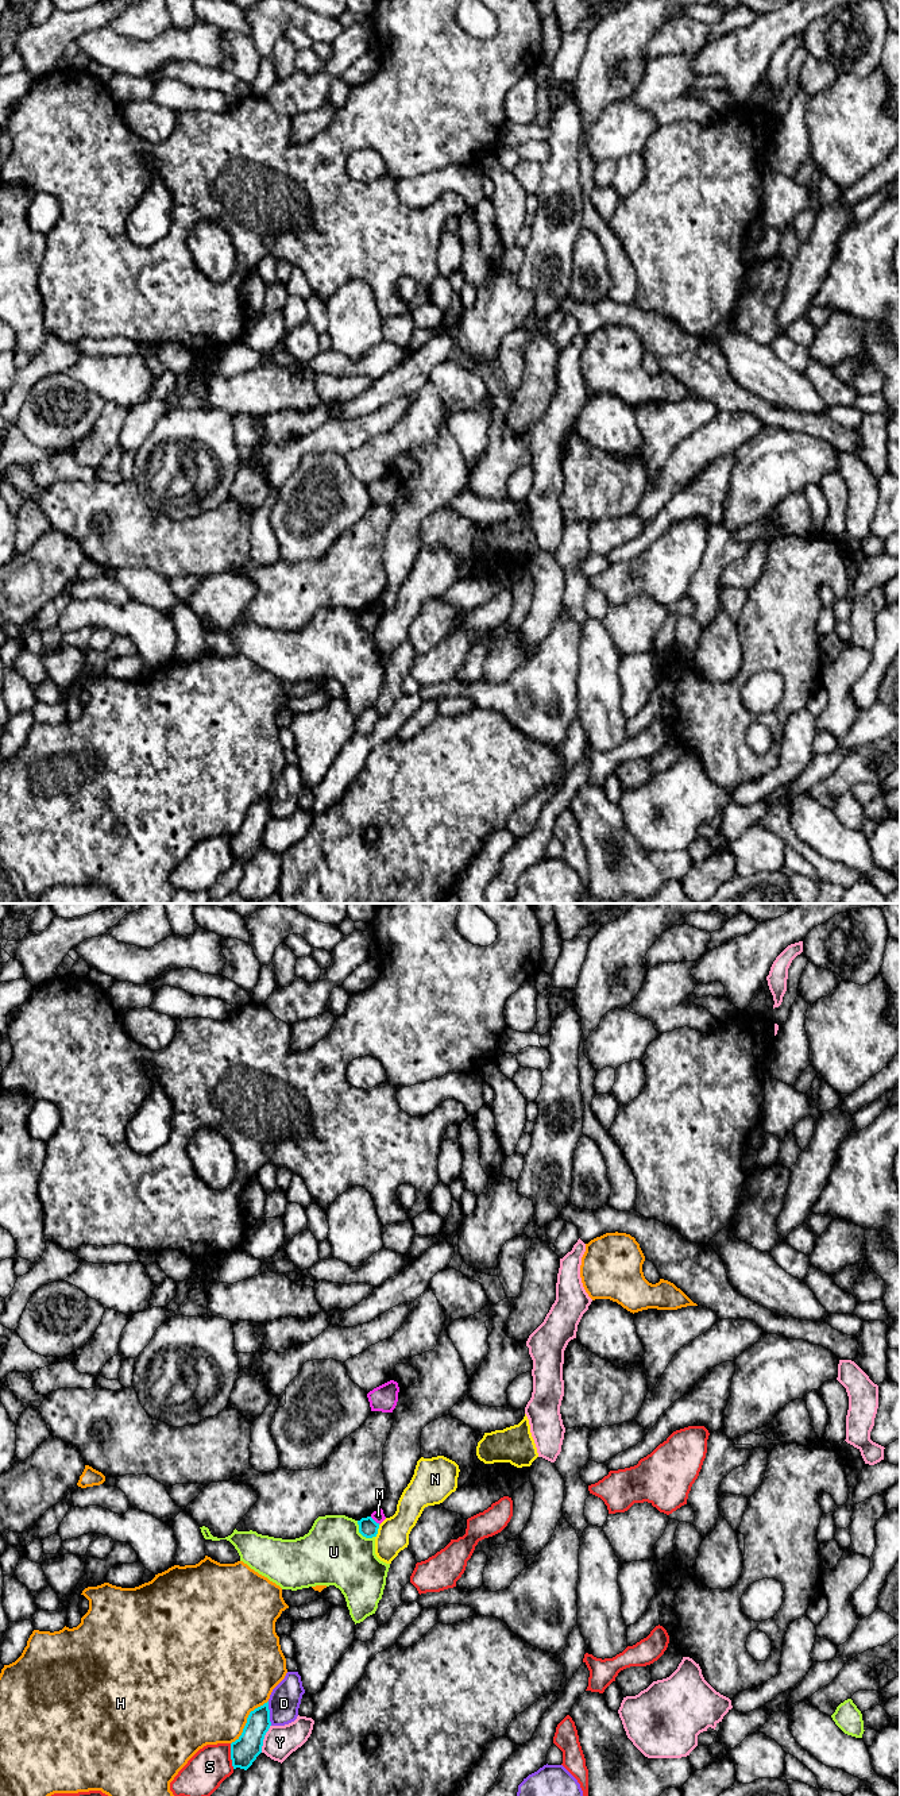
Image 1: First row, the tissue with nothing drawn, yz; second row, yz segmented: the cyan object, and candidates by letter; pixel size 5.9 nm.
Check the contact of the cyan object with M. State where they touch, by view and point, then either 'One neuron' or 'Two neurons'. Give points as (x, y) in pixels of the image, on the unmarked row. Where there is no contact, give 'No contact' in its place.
Touches cyan at yz (374, 613). Two neurons

